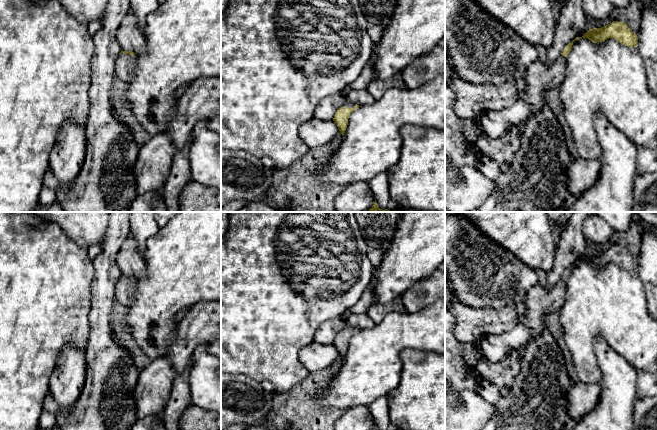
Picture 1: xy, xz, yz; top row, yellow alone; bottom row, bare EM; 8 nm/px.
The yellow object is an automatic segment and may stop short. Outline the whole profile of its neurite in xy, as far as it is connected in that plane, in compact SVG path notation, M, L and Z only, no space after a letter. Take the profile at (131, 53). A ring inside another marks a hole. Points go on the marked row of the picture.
M121 50L115 61L115 74L124 83L129 83L134 78L136 56L134 52Z

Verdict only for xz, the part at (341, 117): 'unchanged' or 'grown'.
grown

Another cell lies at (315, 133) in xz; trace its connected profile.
M313 117L299 128L300 138L310 149L324 146L332 141L339 129L333 120L322 121Z

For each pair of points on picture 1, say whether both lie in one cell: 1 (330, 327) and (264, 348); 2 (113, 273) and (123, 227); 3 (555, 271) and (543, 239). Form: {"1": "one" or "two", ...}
{"1": "two", "2": "one", "3": "two"}

